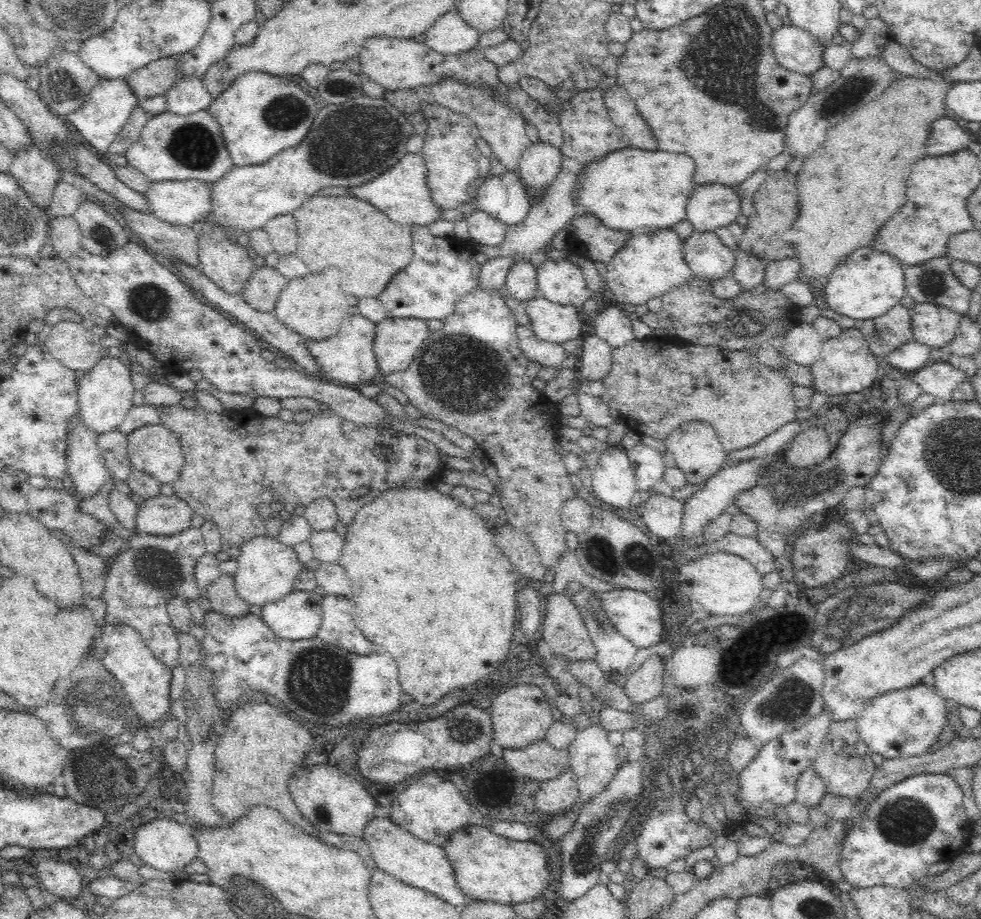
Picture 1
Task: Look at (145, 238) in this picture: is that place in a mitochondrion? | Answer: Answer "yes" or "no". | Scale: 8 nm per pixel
no

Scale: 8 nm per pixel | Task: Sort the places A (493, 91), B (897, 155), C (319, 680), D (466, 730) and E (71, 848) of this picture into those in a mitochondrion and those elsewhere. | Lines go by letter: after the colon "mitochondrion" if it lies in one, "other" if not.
A: other
B: other
C: mitochondrion
D: mitochondrion
E: other

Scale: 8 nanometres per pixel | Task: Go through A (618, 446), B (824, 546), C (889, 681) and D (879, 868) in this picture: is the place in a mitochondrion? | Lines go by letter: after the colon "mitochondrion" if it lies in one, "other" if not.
A: other
B: mitochondrion
C: other
D: other

